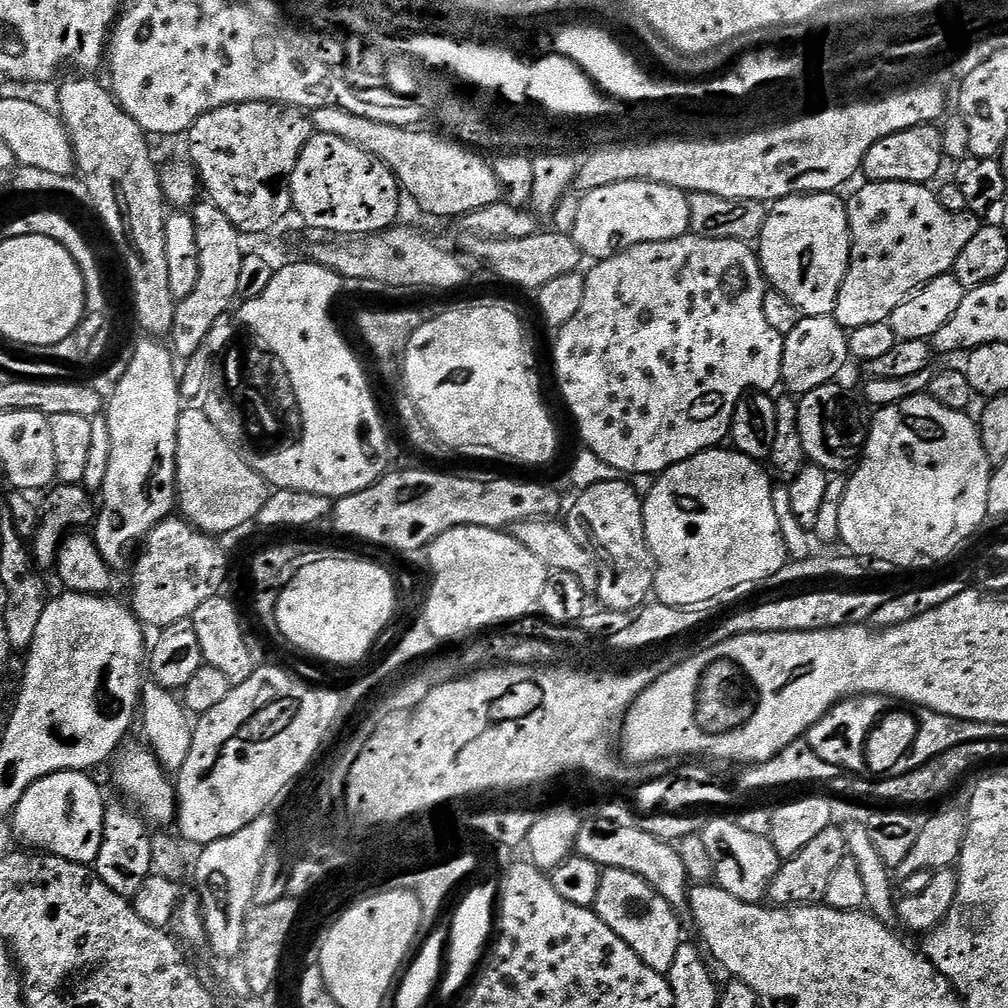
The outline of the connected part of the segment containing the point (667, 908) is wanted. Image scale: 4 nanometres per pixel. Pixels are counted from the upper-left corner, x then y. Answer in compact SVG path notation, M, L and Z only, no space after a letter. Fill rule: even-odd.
M603 869L594 911L602 922L606 922L606 926L610 926L610 930L614 930L614 934L618 934L618 938L622 938L622 942L626 942L626 946L630 946L630 950L634 950L634 954L638 954L638 958L642 958L642 962L646 962L646 966L650 966L650 970L667 974L670 966L674 966L674 954L678 954L678 946L682 942L680 920L676 917L679 915L677 909L672 908L670 902L666 902L666 898L654 890L654 886L650 886L650 882L630 870Z

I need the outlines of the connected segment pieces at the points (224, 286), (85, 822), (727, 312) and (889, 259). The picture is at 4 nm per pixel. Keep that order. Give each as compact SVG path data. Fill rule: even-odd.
M201 199L191 209L190 215L194 222L194 230L198 234L198 283L191 294L186 294L186 298L176 302L174 326L170 333L171 351L179 359L181 356L181 361L184 362L192 357L198 346L202 346L214 322L229 315L228 307L237 303L238 281L246 253L246 248L240 245L242 234L234 226L234 222L230 222L230 218L226 218L226 214L222 214L222 210L218 210L218 206L211 200Z
M55 772L28 787L10 818L14 836L21 843L19 845L45 855L66 858L68 861L74 861L75 864L95 865L98 854L102 850L106 799L104 800L103 790L90 777L89 773L83 772Z
M686 235L679 236L673 240L663 240L662 242L642 242L638 246L630 246L626 250L622 250L618 254L614 254L605 260L597 260L591 265L592 269L586 272L584 281L586 282L586 294L582 294L582 306L578 309L578 314L574 314L574 318L570 318L570 322L566 322L555 333L556 345L552 348L552 364L556 367L556 380L560 383L560 396L564 399L566 407L572 411L572 416L576 419L576 428L580 431L580 436L584 439L583 447L589 452L593 452L598 458L602 458L602 462L606 462L606 466L610 466L618 474L625 477L632 477L634 474L646 474L652 476L666 471L670 466L674 466L678 462L682 462L686 458L690 458L699 452L705 452L707 448L715 448L723 445L729 439L732 431L732 415L736 409L736 404L746 394L753 390L765 394L771 393L775 384L781 383L780 375L782 374L782 350L784 349L784 337L778 334L778 330L774 330L770 326L770 322L766 322L764 311L762 311L762 298L766 291L766 281L764 273L760 271L760 257L754 251L751 243L742 240L727 240L726 238L702 238L701 236Z
M864 182L852 197L847 197L846 203L848 225L852 231L852 257L848 263L846 278L842 282L842 290L838 290L834 313L836 320L846 330L885 323L917 288L934 278L949 275L954 262L958 262L958 254L962 254L970 238L974 238L974 234L978 234L982 226L979 215L969 211L946 210L946 206L936 200L935 191L922 184Z

